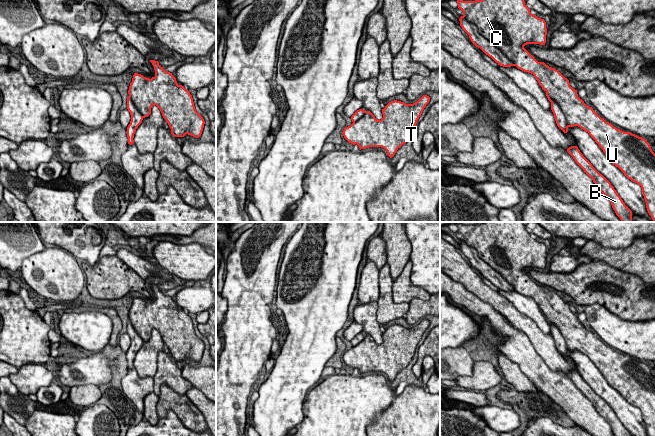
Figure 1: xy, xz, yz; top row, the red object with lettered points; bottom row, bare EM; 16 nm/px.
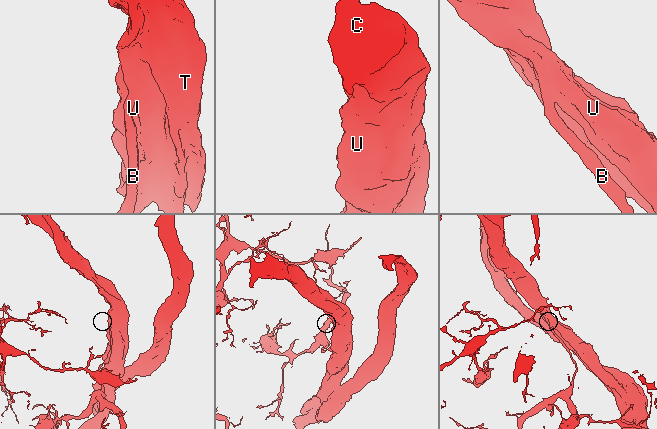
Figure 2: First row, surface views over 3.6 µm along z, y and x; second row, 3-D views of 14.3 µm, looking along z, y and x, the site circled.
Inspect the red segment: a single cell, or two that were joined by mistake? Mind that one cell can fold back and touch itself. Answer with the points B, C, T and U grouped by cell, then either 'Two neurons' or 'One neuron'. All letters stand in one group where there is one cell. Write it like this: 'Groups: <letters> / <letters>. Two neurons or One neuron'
Groups: B C T U. One neuron

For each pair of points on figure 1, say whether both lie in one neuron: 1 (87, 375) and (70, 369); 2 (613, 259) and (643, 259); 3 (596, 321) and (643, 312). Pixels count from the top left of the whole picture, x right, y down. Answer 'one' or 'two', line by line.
1: one
2: one
3: two

